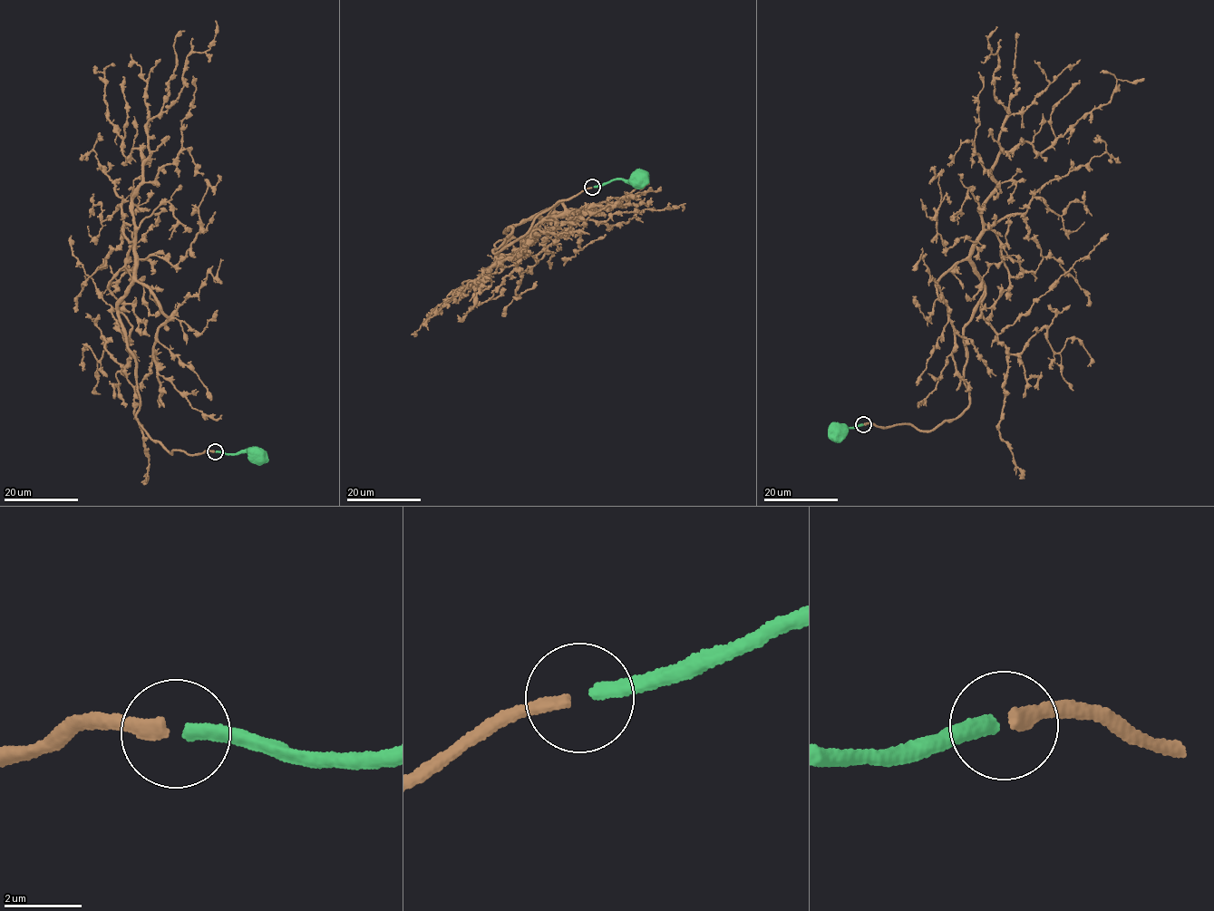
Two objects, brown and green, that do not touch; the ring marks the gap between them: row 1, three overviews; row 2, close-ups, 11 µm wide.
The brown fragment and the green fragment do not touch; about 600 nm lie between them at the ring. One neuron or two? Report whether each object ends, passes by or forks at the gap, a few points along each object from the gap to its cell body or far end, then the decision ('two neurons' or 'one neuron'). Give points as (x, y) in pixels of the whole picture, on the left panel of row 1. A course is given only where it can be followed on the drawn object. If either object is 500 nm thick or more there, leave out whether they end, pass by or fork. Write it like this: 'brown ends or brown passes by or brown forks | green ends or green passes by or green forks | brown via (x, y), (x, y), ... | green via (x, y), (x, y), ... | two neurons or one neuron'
brown ends | green ends | brown via (214, 451), (171, 453), (138, 421), (118, 302), (146, 160), (125, 157), (95, 65) | green via (216, 451), (230, 455), (257, 452) | one neuron

